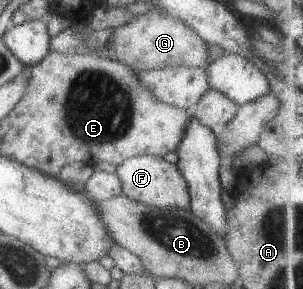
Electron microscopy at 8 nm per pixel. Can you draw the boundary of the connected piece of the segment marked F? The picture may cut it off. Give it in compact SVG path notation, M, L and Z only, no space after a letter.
M151 155L134 156L118 164L113 171L121 183L121 195L160 209L181 209L188 211L188 190L186 182L174 164L165 162L162 157Z

